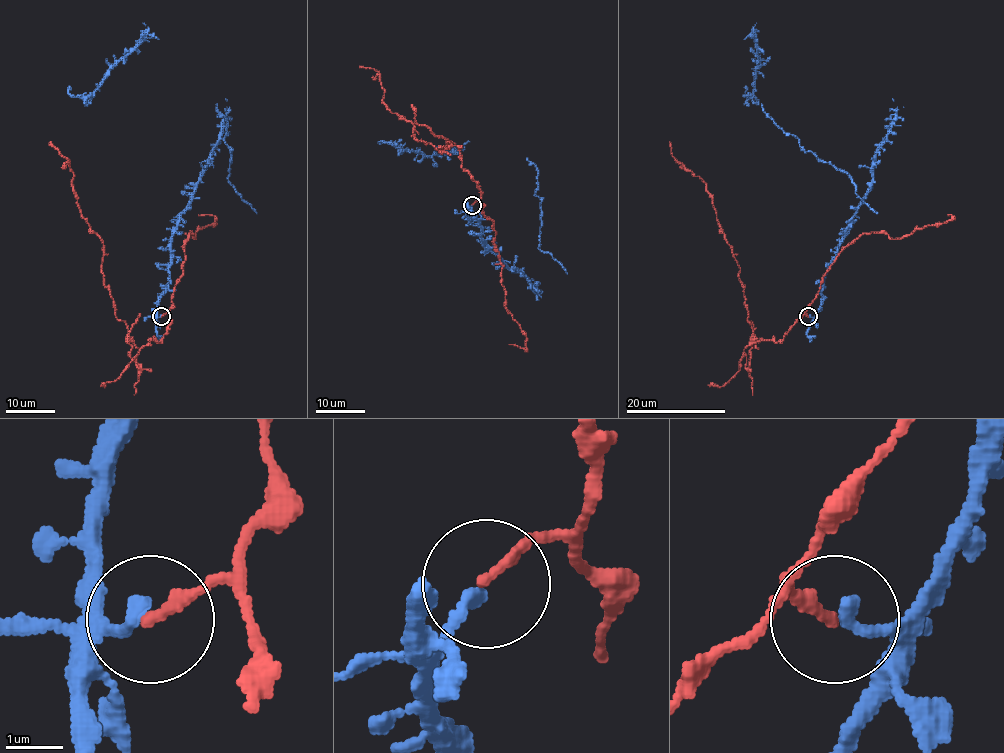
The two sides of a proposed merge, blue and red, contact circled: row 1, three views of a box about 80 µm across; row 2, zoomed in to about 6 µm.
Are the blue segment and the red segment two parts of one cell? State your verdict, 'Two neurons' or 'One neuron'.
Two neurons

